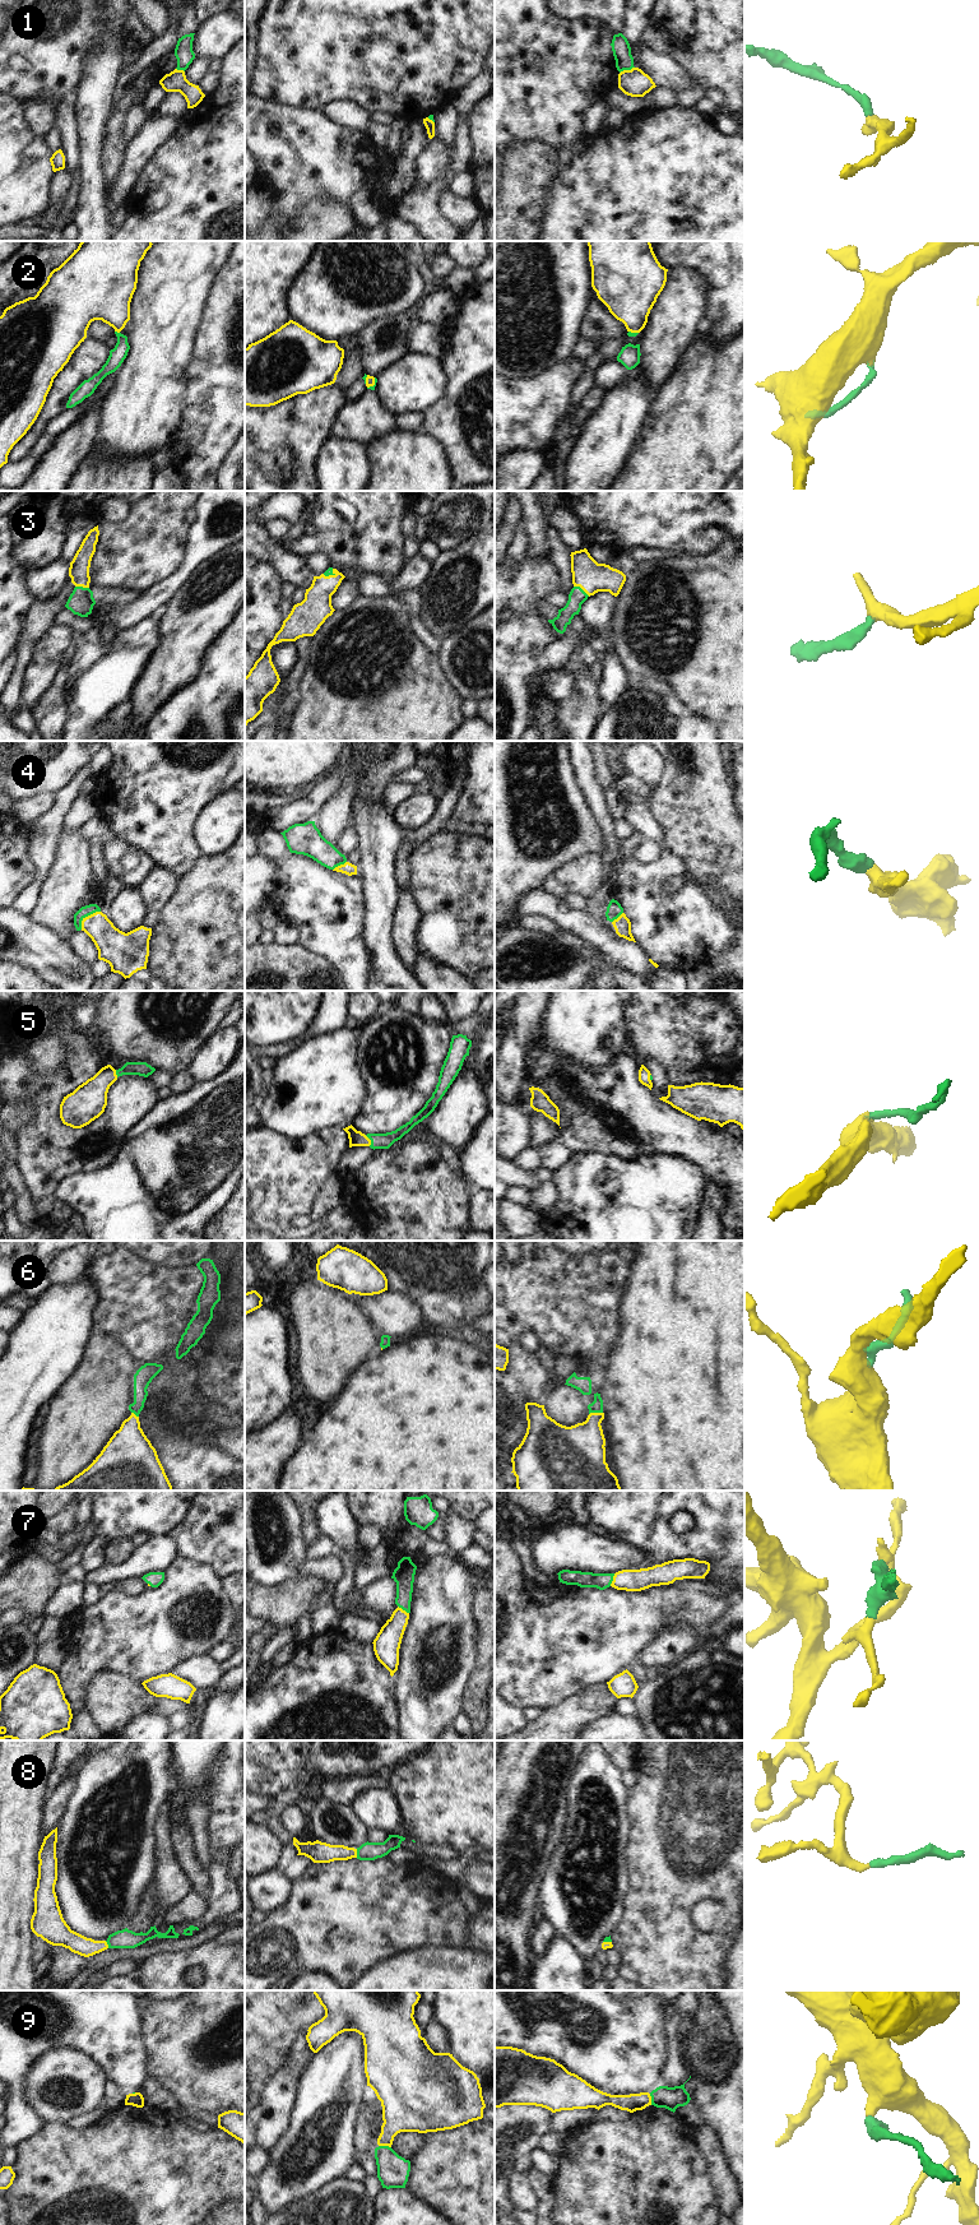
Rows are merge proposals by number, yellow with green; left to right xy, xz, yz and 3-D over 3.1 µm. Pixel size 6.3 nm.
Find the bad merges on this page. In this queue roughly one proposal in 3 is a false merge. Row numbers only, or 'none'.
1, 9.

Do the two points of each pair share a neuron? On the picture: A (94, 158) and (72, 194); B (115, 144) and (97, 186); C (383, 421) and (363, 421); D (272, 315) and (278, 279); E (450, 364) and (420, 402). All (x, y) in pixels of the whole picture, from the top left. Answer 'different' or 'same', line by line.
A: different
B: different
C: same
D: same
E: different

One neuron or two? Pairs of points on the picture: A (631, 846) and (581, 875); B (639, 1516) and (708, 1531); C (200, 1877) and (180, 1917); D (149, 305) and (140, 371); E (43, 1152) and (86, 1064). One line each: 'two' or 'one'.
A: two
B: one
C: two
D: one
E: one

